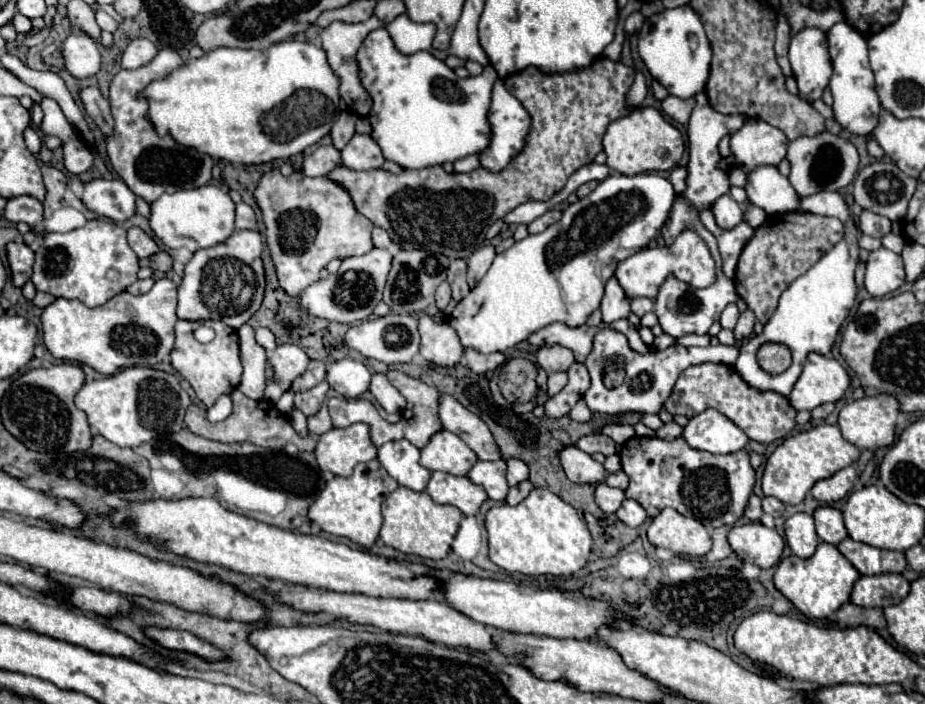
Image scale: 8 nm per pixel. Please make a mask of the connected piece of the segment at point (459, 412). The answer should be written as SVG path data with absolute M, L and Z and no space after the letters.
M440 395L440 421L446 431L458 435L482 461L500 459L500 449L488 429L488 425L466 407L462 407L454 397Z

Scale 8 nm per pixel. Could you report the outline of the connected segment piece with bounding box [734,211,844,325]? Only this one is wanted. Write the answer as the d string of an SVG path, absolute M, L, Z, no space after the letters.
M800 211L770 215L754 231L754 237L746 243L738 259L738 267L734 275L734 285L738 295L746 301L746 305L756 313L756 319L764 325L776 311L778 299L786 291L786 287L796 277L806 273L842 237L844 237L844 225L836 217L824 217L824 215L800 213Z

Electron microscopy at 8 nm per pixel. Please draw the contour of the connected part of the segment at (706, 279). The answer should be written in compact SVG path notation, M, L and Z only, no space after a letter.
M684 229L670 247L666 247L666 245L664 247L646 247L642 251L638 251L636 255L624 259L616 269L616 277L630 299L634 299L634 297L654 299L658 295L660 285L670 275L674 275L678 281L684 281L692 287L708 287L716 281L716 267L714 267L710 249L706 247L704 239L694 229Z

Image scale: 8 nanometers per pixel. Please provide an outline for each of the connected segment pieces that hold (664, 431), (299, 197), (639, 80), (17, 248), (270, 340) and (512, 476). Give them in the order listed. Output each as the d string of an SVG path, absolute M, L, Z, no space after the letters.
M674 421L672 423L666 423L662 429L658 429L656 431L656 435L660 437L660 439L676 439L676 437L682 437L682 427L680 425L676 425Z
M272 169L260 179L254 195L264 215L268 247L272 251L278 281L282 283L282 289L288 295L300 295L312 281L320 279L320 271L322 267L326 267L328 261L346 259L352 255L364 255L374 247L370 237L374 227L372 221L360 215L354 207L350 193L340 183L328 177L308 177L302 171L294 171L290 177L284 177L278 169Z
M636 73L636 79L634 79L634 83L632 83L632 87L628 89L628 95L626 95L626 105L628 107L638 107L644 101L646 91L648 91L648 87L646 87L644 75Z
M8 243L8 261L10 261L10 271L12 271L12 283L16 287L22 287L30 275L32 275L32 265L34 265L34 251L26 243Z
M256 329L256 341L266 349L266 351L274 351L276 349L276 341L270 329Z
M510 459L508 461L508 483L514 487L514 485L526 481L526 479L528 479L528 467L526 467L526 463L522 463L518 459Z

